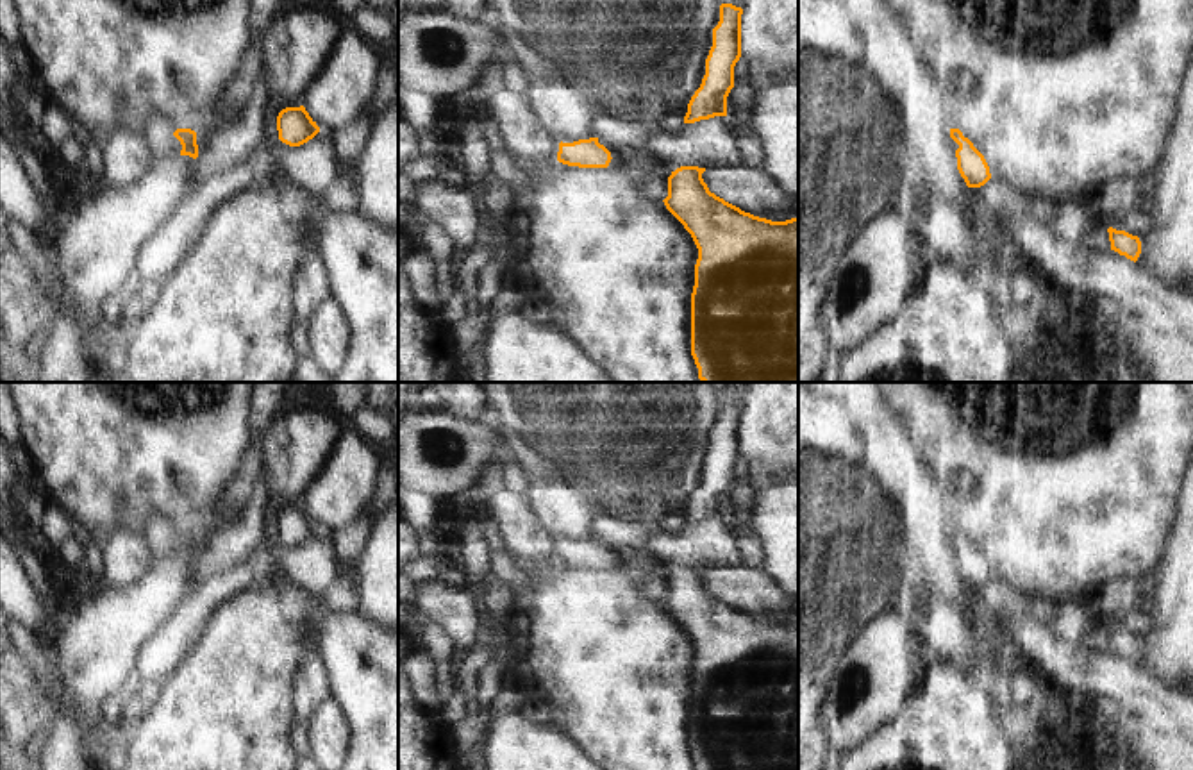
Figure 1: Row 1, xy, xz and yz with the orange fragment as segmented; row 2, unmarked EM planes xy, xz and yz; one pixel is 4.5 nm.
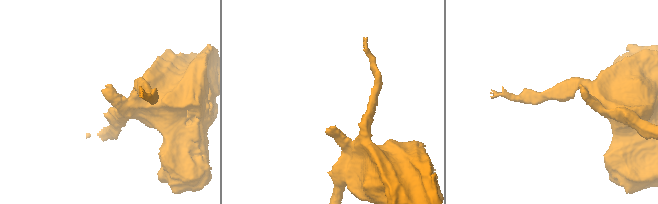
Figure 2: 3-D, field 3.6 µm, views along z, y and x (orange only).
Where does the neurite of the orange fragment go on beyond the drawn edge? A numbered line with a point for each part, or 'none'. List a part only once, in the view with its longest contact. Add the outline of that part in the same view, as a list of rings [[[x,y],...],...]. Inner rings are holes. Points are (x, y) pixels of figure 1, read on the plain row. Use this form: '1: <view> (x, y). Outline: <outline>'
none

